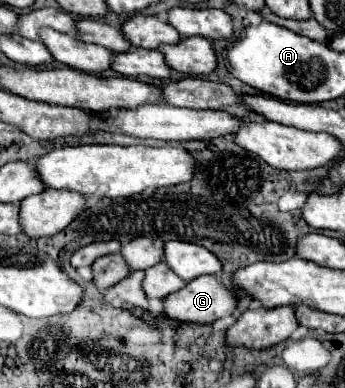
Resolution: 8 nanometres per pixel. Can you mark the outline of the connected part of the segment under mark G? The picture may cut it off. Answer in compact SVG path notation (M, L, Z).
M201 275L187 283L181 291L163 299L163 313L169 319L185 323L213 323L227 317L235 309L233 291L225 289L213 275Z

